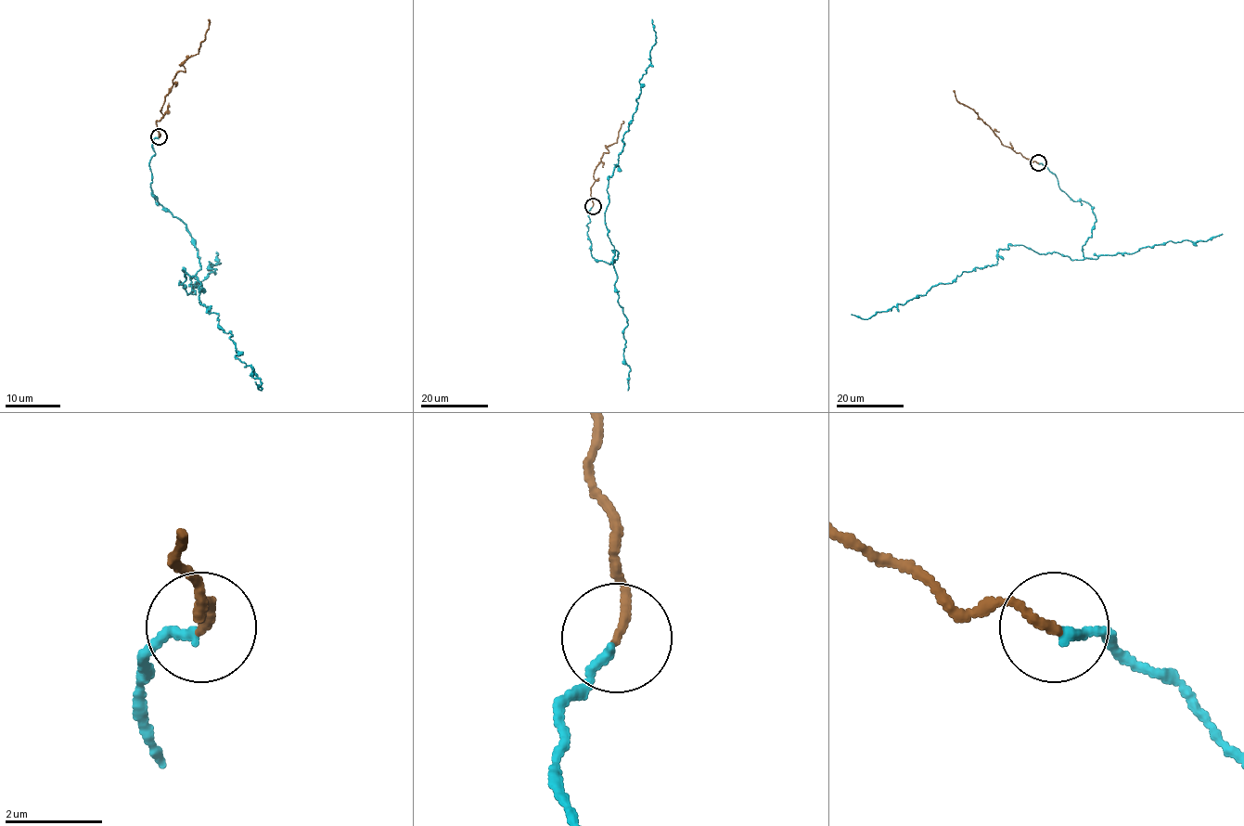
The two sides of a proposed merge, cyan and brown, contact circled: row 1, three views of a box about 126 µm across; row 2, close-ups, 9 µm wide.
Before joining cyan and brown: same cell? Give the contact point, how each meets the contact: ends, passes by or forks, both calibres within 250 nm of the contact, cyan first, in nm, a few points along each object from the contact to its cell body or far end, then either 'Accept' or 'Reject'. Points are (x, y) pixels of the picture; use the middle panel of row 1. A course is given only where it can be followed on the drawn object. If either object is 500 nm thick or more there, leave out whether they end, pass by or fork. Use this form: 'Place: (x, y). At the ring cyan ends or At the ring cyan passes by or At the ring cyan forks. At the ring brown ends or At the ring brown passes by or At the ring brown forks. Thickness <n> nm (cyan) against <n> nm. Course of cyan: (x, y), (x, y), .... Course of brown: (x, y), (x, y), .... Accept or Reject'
Place: (593, 206). At the ring cyan ends. At the ring brown ends. Thickness 190 nm (cyan) against 180 nm. Course of cyan: (592, 206), (591, 255), (609, 264), (618, 253), (605, 219), (608, 177), (650, 63), (652, 19). Course of brown: (593, 206), (594, 172), (603, 154), (608, 152), (607, 148), (616, 142), (622, 121). Accept

